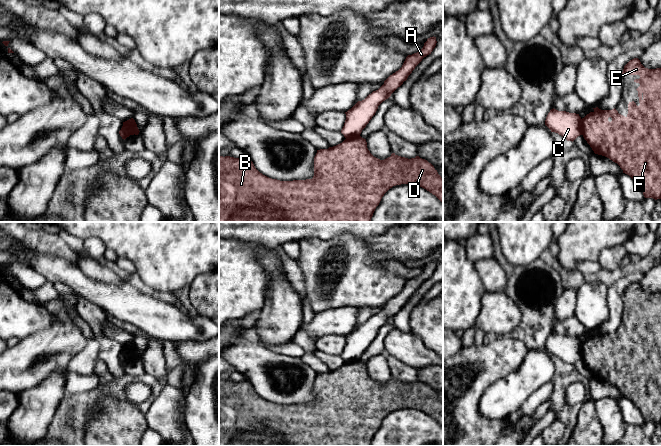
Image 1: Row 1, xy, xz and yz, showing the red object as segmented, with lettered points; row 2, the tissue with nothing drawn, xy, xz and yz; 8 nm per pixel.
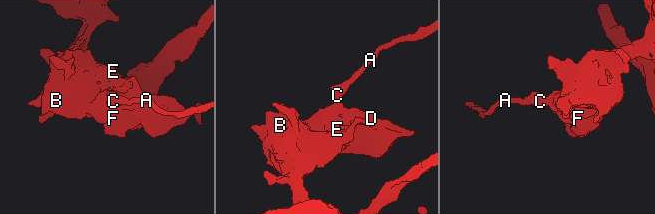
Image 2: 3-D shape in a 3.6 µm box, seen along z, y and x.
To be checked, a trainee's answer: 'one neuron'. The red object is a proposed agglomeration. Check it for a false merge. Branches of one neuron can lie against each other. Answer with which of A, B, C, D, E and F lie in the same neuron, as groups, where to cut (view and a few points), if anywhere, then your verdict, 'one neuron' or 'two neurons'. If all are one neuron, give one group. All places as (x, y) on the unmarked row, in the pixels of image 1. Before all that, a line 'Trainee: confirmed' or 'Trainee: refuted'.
Trainee: refuted
groups A C / B D E F; cut yz (580, 343), (582, 358); two neurons

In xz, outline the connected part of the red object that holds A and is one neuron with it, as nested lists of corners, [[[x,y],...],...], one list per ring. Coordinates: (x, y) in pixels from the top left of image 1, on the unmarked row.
[[[436,261],[428,262],[423,272],[417,277],[408,279],[402,291],[390,299],[378,314],[373,315],[364,324],[358,325],[351,333],[345,336],[346,344],[341,354],[345,362],[360,360],[362,354],[375,339],[378,330],[407,304],[424,281],[431,278],[436,267]]]

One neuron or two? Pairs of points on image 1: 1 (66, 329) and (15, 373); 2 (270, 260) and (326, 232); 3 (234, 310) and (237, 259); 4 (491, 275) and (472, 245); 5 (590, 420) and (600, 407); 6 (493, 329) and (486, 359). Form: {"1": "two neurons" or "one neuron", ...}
{"1": "one neuron", "2": "two neurons", "3": "one neuron", "4": "one neuron", "5": "two neurons", "6": "two neurons"}

